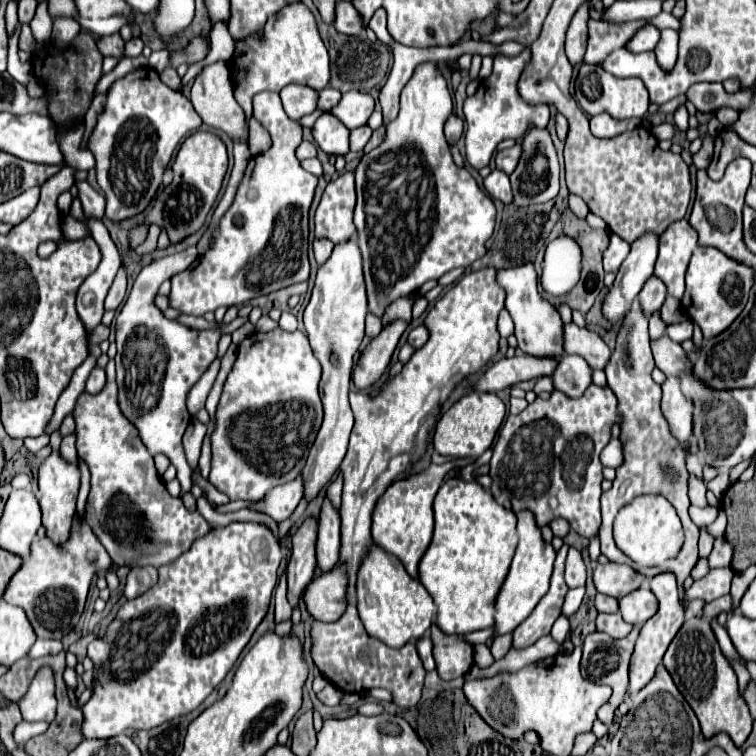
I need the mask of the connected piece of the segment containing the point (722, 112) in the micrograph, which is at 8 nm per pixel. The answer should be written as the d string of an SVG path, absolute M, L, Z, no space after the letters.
M723 107L717 110L716 117L724 127L727 127L738 119L739 112L729 107Z

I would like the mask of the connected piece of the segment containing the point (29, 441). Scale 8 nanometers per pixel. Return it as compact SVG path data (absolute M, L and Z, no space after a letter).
M47 435L27 437L27 439L25 439L25 447L27 447L31 453L37 453L37 451L39 451L39 449L43 449L45 445L49 445L49 437L47 437Z

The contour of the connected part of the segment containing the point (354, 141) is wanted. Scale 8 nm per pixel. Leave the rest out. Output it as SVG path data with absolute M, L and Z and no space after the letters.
M363 125L363 127L357 127L349 133L349 141L351 141L351 151L363 151L365 143L369 141L371 137L371 127L369 125Z

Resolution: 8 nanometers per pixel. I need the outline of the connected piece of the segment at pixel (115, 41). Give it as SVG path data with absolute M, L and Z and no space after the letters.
M119 33L105 35L105 37L101 37L101 39L97 41L97 47L99 47L99 51L101 51L105 57L107 57L107 55L113 55L113 57L117 57L117 59L121 59L121 55L123 55L123 45L125 45L125 41L121 39Z

